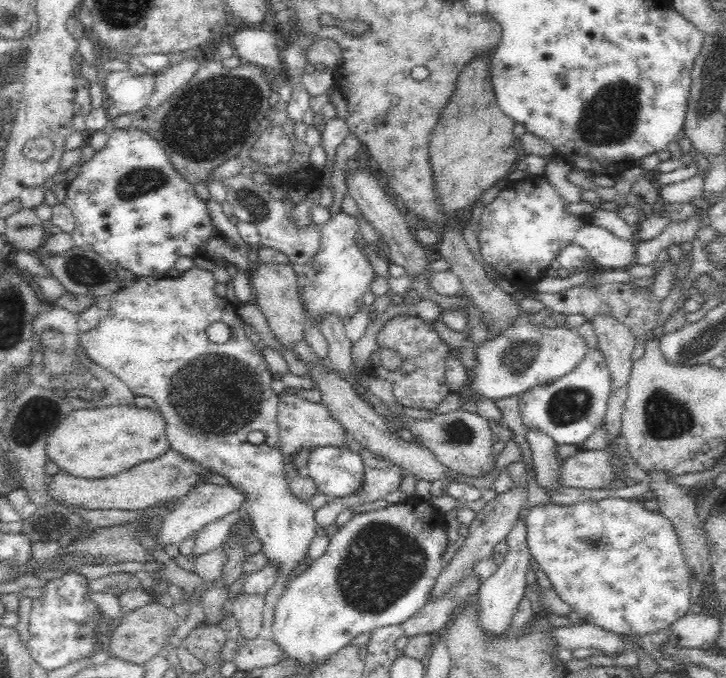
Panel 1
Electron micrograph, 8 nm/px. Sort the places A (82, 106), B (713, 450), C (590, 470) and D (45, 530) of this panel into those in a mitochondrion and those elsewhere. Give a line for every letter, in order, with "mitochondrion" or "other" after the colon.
A: other
B: other
C: other
D: other

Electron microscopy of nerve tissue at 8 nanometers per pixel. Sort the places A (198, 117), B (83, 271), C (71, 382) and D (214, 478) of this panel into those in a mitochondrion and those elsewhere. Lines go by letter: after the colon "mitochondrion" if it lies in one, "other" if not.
A: mitochondrion
B: mitochondrion
C: mitochondrion
D: other

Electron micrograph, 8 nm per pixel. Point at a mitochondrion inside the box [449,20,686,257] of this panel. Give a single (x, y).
(609, 119)

